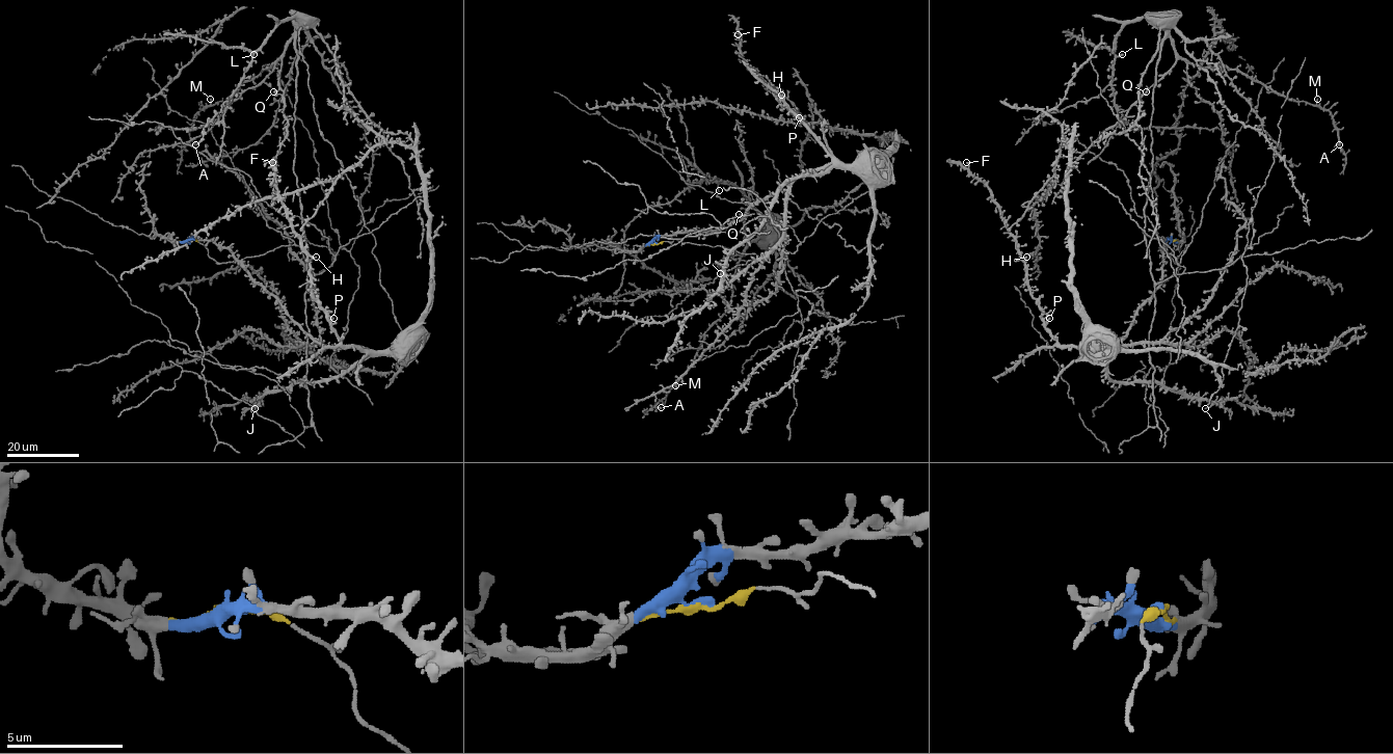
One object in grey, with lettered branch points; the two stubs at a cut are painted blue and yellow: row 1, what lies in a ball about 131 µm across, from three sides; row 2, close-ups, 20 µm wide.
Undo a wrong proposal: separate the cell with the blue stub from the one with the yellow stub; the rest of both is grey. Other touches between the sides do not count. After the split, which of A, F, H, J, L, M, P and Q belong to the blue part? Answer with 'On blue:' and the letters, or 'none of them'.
On blue: F, H, J, P

